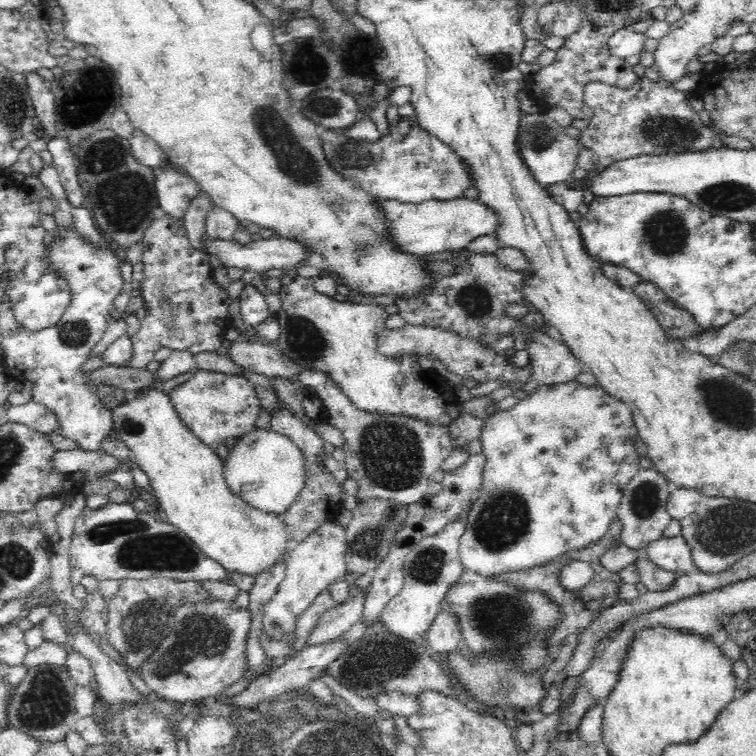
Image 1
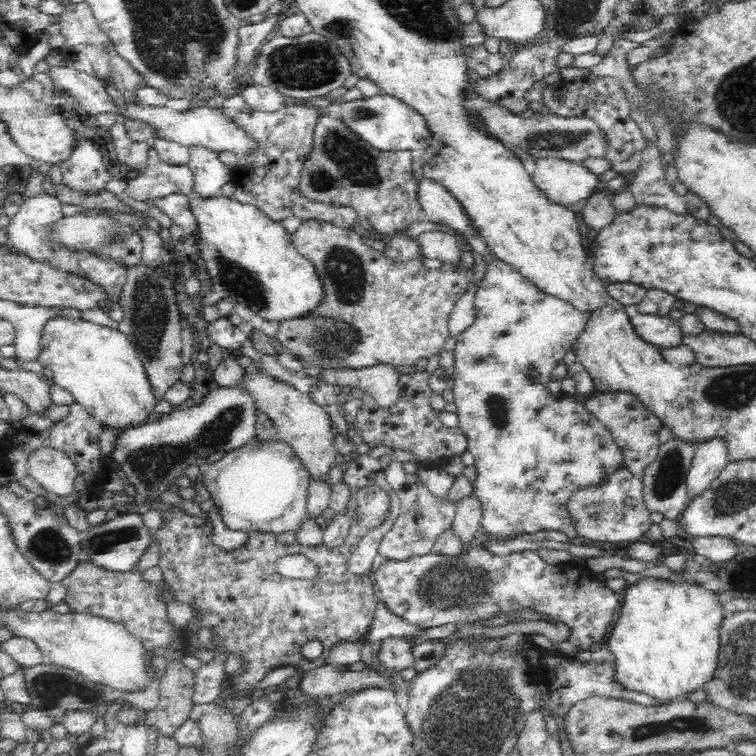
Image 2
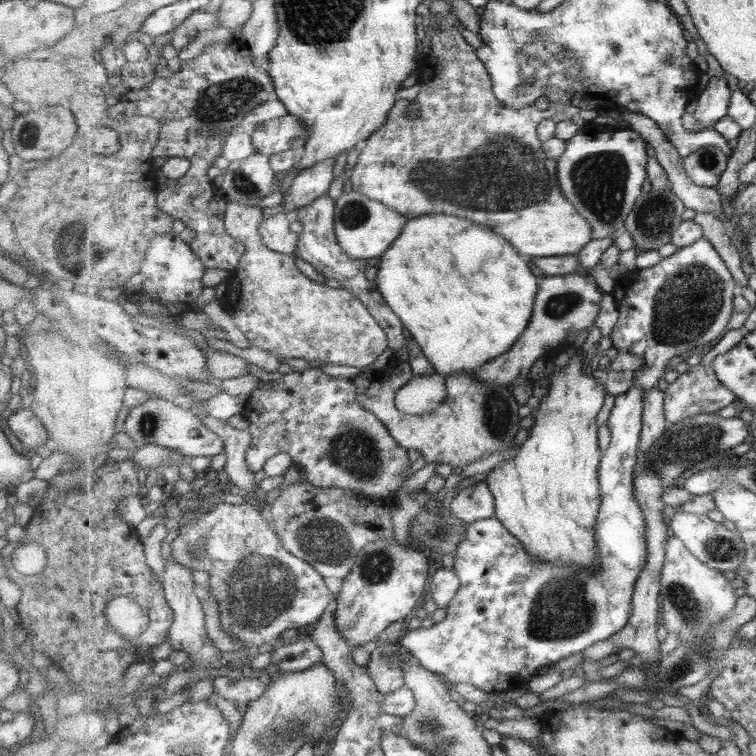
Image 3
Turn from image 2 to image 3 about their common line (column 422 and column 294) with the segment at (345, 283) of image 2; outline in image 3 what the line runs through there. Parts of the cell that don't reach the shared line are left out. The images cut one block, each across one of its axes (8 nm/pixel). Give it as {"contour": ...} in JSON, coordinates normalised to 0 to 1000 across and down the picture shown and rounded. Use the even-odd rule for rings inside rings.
{"contour":[[[299,267],[296,278],[298,304],[324,325],[324,336],[304,366],[294,405],[332,456],[368,475],[422,476],[478,489],[512,463],[512,438],[471,390],[406,368],[390,352],[390,337],[368,335],[349,321],[341,306],[349,288],[345,275]]]}

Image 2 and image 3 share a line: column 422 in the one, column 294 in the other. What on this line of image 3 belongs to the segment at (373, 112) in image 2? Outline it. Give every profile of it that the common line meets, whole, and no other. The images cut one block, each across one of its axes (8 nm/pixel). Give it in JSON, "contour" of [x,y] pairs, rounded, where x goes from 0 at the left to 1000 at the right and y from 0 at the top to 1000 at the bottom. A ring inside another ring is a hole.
{"contour":[[[386,151],[352,159],[331,173],[339,200],[356,206],[385,198],[397,201],[409,180],[398,157]]]}

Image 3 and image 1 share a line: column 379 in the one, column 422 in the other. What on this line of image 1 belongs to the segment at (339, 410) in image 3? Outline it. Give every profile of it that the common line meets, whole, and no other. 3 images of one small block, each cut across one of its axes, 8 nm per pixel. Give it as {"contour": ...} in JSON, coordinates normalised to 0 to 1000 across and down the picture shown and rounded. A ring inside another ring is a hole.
{"contour":[[[402,488],[396,504],[410,513],[434,546],[434,558],[452,574],[455,616],[463,632],[475,638],[472,659],[511,659],[533,668],[563,660],[570,630],[601,597],[593,560],[567,558],[542,548],[497,548],[474,542],[430,491]]]}

